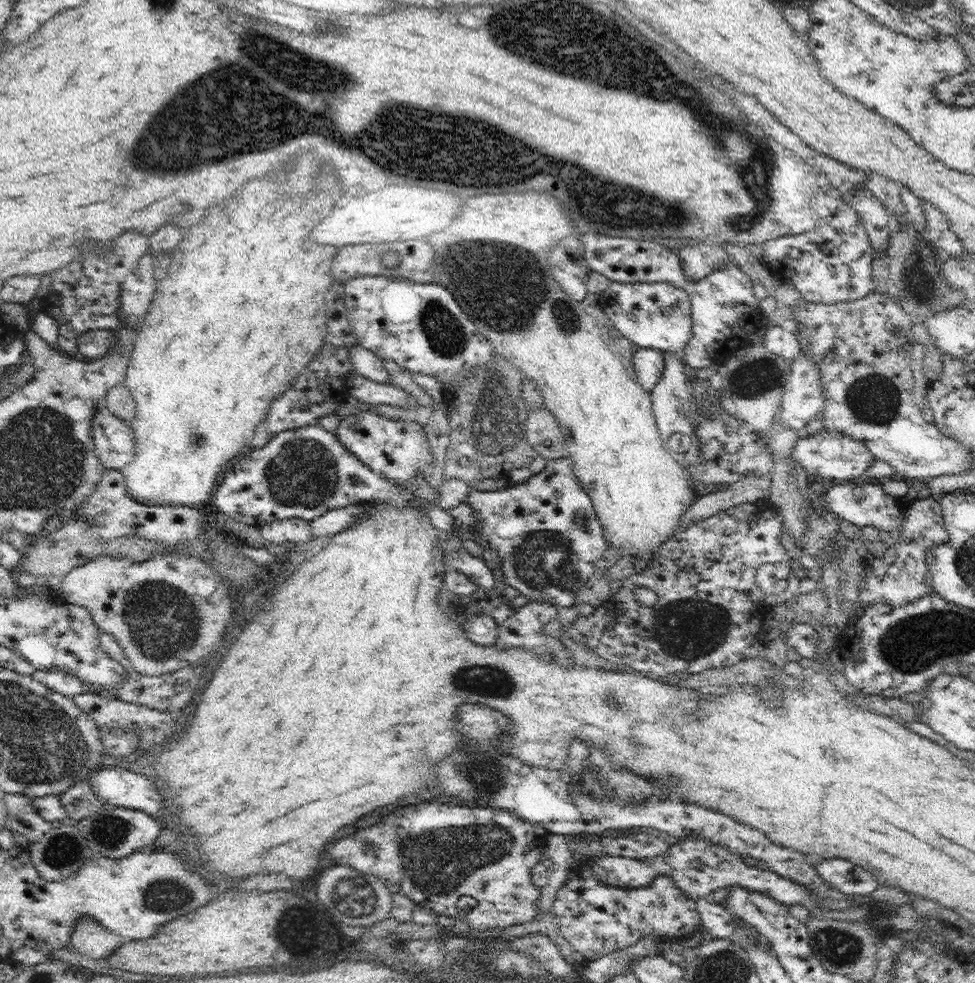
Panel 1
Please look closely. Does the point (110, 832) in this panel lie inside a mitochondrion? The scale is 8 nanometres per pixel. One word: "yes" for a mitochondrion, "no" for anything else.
yes

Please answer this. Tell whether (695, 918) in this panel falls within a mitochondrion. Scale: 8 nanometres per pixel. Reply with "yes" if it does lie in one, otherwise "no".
no

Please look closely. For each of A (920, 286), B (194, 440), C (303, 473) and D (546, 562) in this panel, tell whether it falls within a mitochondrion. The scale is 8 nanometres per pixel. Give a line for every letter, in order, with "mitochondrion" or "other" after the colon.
A: mitochondrion
B: mitochondrion
C: mitochondrion
D: mitochondrion

